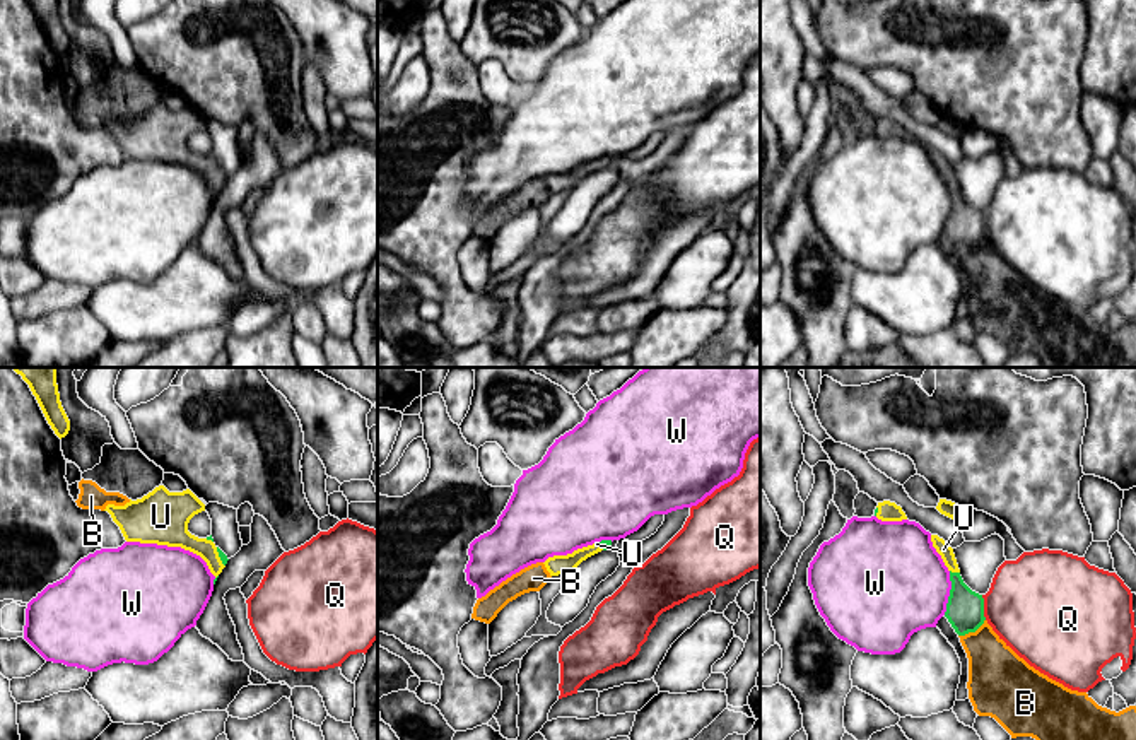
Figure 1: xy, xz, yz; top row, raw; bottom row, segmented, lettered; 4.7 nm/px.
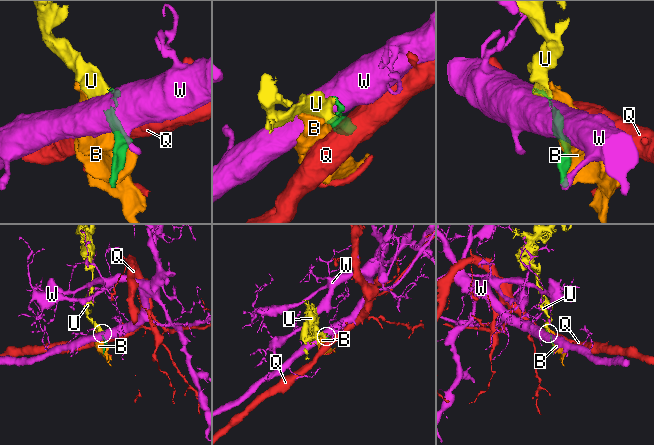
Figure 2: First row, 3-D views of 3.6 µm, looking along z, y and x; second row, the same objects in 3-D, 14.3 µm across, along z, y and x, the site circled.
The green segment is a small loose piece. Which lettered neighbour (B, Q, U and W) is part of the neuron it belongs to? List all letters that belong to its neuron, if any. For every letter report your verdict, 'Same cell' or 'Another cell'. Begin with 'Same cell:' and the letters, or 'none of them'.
Same cell: U
B: Another cell
Q: Another cell
U: Same cell
W: Another cell

